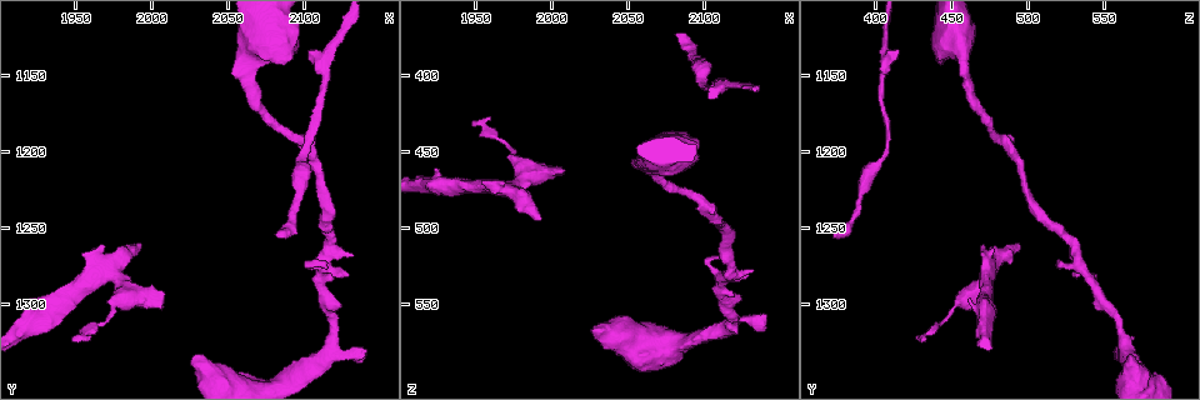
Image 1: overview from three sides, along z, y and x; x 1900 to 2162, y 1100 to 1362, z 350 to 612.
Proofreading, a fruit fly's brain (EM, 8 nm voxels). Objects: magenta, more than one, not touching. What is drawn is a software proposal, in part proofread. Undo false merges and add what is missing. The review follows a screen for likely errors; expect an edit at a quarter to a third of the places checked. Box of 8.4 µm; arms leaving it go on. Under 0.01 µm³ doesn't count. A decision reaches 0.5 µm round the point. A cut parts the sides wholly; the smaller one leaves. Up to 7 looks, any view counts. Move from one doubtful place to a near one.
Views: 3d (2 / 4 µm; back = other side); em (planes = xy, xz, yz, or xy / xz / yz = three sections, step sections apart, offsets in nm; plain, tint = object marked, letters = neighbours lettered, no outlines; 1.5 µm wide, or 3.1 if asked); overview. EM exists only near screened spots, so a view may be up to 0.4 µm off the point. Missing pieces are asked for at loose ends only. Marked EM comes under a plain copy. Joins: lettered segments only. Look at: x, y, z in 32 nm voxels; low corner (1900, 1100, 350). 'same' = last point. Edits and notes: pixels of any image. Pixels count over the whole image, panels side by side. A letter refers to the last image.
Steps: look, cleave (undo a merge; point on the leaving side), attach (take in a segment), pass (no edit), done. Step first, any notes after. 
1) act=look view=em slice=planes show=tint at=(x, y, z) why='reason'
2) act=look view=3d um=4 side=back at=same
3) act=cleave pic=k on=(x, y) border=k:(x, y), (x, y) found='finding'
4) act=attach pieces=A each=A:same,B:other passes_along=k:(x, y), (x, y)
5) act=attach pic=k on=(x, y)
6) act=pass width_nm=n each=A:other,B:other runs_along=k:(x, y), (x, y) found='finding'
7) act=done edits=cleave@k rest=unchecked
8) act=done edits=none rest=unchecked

act=look view=em slice=xz step=8 show=tint at=(1946, 1324, 432) why='thin end'

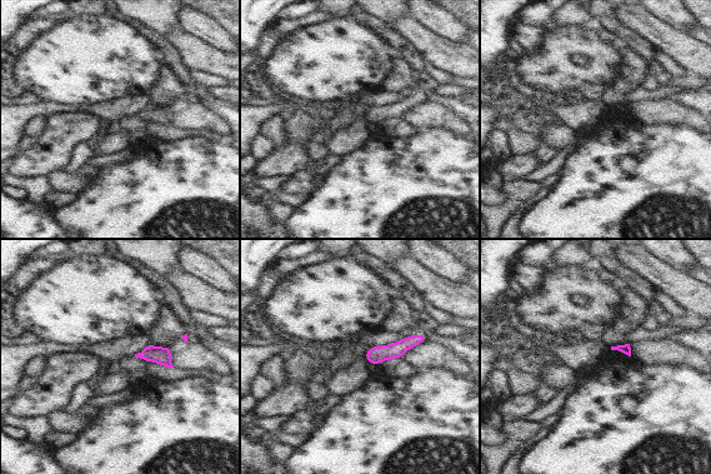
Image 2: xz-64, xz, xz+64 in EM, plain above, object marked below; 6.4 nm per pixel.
act=look view=em slice=xz step=8 show=letters at=same why='see the neighbours'

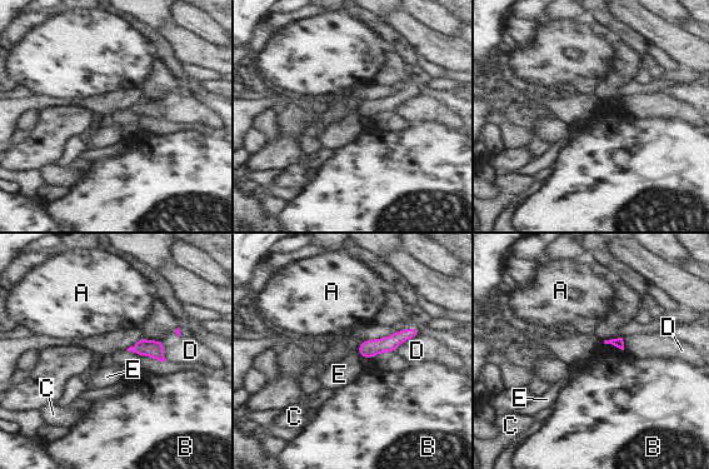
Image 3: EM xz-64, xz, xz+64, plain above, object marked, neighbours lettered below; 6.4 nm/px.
act=pass each=A:other,B:other,C:other,D:other,E:other runs_along=3:(415, 332), (362, 350) found='no lettered segment goes on from it'

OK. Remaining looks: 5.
act=look view=em slice=planes show=letters at=(1968, 1260, 468) why='free end'

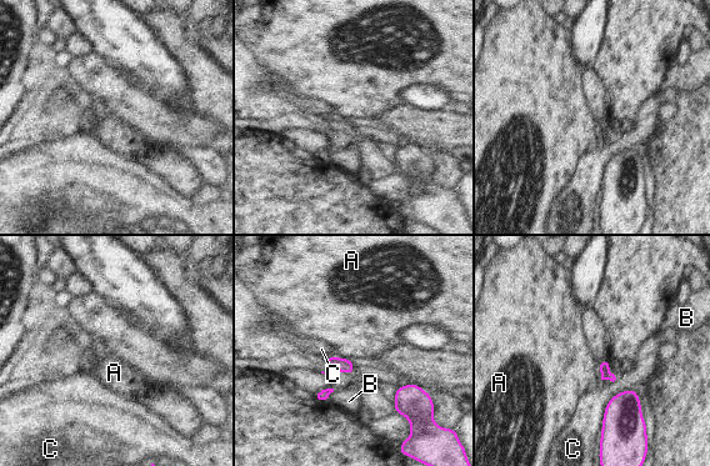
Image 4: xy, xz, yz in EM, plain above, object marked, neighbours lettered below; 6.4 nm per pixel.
act=pass each=A:other,B:other,C:other found='no lettered segment goes on from it'

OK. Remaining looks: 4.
act=look view=em slice=xy step=8 show=tint at=(2064, 1154, 460) why='arms part here'

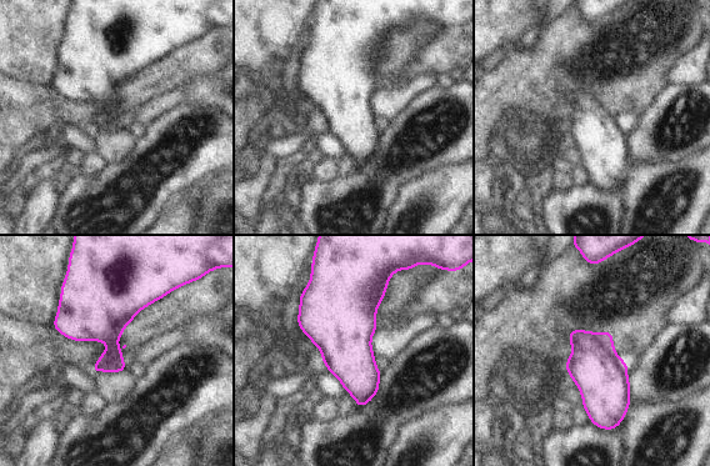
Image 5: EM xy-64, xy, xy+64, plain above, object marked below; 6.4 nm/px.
act=look view=em slice=xz step=4 show=letters at=same why='another direction'

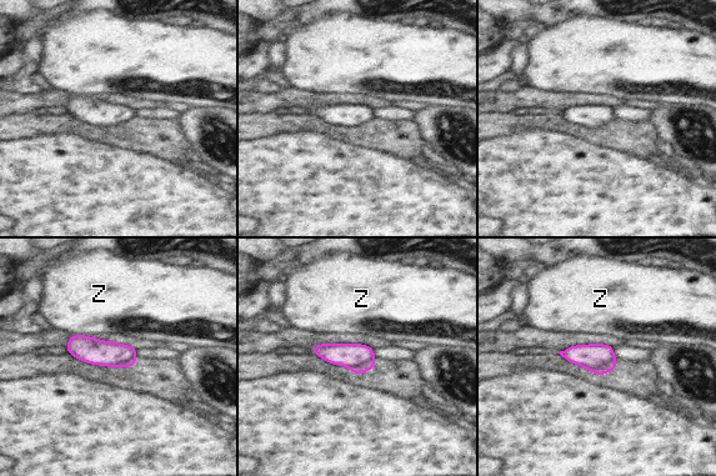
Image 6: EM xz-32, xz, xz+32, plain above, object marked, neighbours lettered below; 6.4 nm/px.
act=pass longest_contact=Z:180nm each=Z:other border=6:(71, 332), (98, 339) found='all the same neuron'

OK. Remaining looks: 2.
act=done edits=none rest=unchecked

